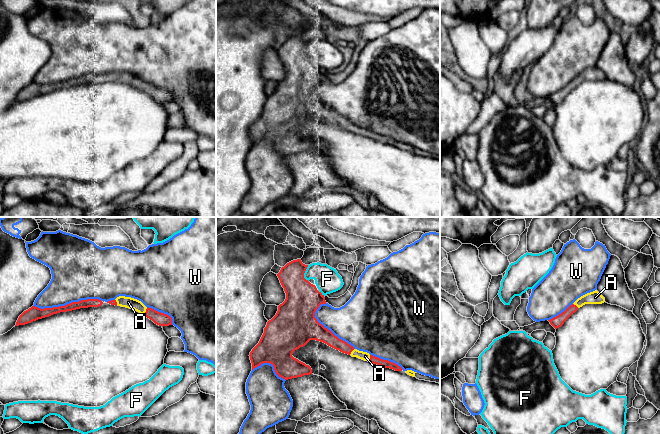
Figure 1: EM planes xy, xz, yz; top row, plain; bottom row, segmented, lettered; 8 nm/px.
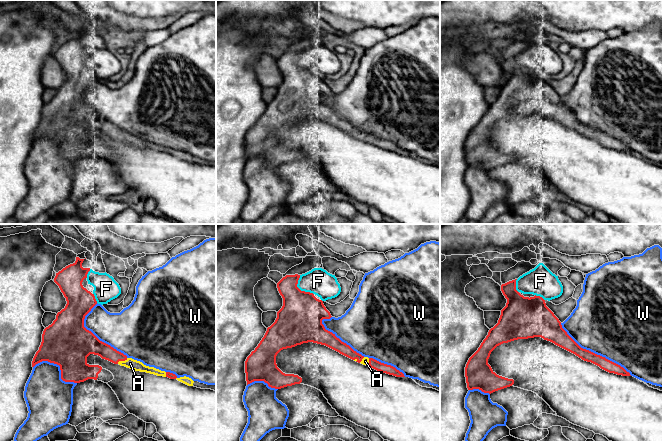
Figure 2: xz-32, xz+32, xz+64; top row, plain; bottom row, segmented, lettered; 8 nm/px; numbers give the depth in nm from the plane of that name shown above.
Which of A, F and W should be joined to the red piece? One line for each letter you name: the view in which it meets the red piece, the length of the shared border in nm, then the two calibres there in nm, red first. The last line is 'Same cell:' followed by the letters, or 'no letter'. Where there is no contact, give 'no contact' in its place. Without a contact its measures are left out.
A: xy | 70 nm | 110/90 nm
Same cell: A

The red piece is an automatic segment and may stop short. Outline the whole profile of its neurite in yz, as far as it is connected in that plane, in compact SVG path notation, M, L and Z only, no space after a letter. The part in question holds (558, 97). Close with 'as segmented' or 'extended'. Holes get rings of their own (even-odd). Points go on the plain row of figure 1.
M595 66L593 68L581 72L572 81L570 81L564 88L548 97L555 105L557 105L561 103L564 100L564 98L583 81L602 80L604 78L605 74L601 71L601 69Z; extended

